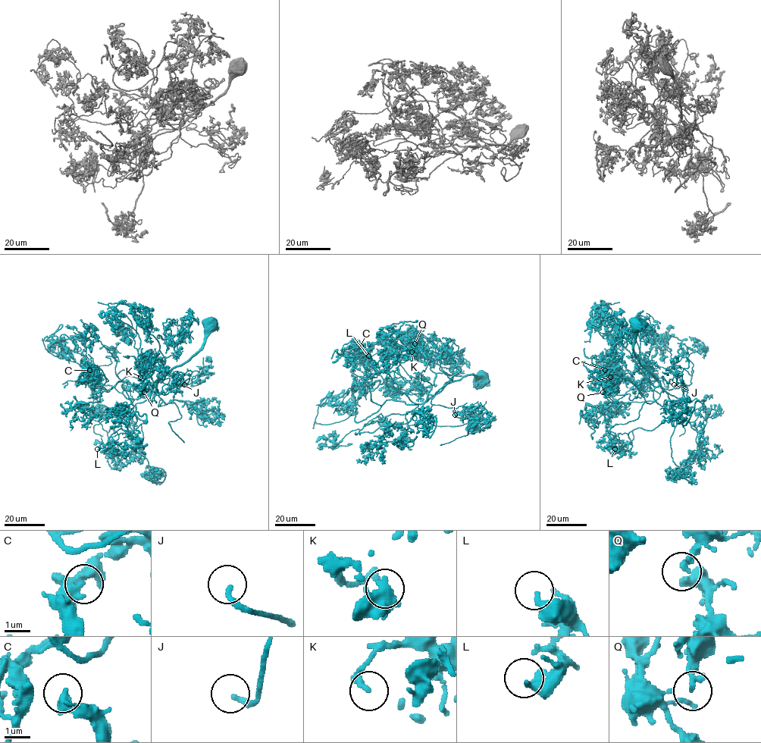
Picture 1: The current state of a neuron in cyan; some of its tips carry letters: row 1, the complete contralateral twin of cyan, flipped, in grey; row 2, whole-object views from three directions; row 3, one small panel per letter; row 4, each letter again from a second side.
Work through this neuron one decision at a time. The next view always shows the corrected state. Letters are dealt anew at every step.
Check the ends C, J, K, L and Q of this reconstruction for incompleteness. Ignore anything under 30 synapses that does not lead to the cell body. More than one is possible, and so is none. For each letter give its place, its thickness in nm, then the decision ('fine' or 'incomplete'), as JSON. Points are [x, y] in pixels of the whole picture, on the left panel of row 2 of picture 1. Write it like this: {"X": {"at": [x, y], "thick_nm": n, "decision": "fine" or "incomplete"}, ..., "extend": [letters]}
{"C": {"at": [89, 370], "thick_nm": 460, "decision": "fine"}, "J": {"at": [184, 384], "thick_nm": 200, "decision": "fine"}, "K": {"at": [140, 377], "thick_nm": 240, "decision": "fine"}, "L": {"at": [97, 449], "thick_nm": 320, "decision": "fine"}, "Q": {"at": [144, 392], "thick_nm": 260, "decision": "fine"}, "extend": []}

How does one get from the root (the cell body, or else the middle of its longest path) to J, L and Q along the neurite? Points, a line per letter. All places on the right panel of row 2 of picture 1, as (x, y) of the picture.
J: (640, 325), (634, 353), (663, 389), (683, 399), (682, 380), (684, 384), (680, 371), (677, 371), (674, 384)
L: (640, 325), (633, 352), (668, 394), (671, 417), (652, 431), (634, 429), (634, 438), (615, 449)
Q: (640, 325), (633, 352), (659, 384), (644, 377), (631, 399), (629, 393), (616, 394), (609, 384), (602, 392)

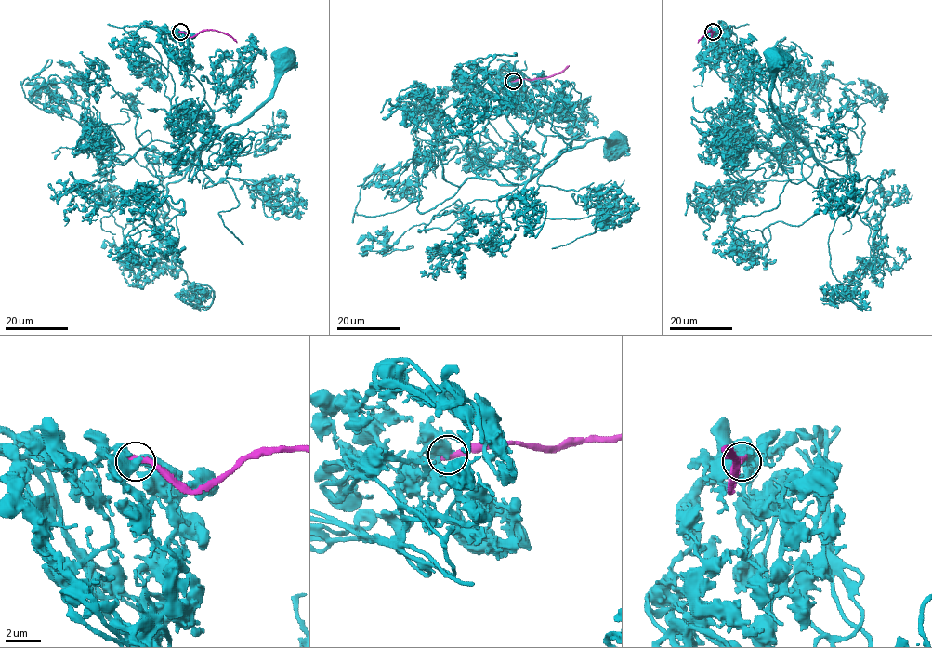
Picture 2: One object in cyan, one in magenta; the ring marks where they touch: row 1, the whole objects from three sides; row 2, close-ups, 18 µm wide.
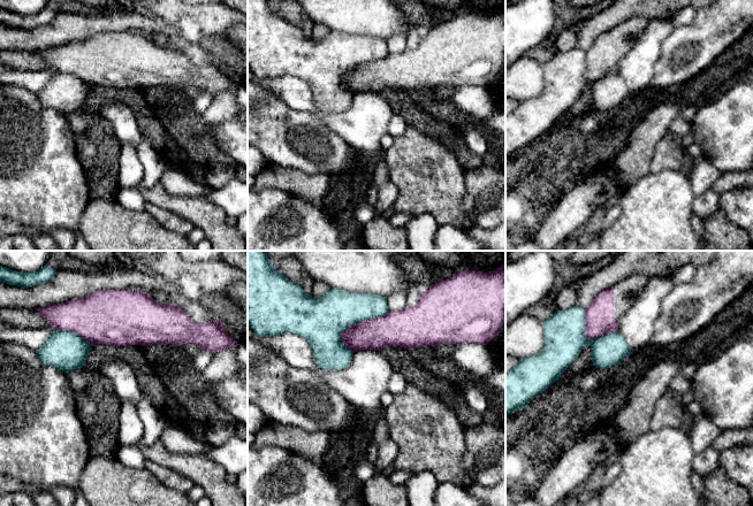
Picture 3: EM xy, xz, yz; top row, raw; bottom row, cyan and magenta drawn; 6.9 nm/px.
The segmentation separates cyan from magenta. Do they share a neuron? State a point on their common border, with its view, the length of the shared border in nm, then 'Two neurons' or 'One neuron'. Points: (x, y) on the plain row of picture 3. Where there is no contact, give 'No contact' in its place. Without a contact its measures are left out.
Touches cyan at xz (360, 63). Shared border 400 nm. Two neurons

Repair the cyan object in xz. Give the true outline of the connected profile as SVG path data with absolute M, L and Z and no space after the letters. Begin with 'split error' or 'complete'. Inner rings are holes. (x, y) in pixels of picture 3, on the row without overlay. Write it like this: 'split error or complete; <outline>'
complete; M248 0L248 66L259 79L281 76L296 76L305 80L312 92L314 105L325 113L340 113L348 109L353 94L341 83L341 76L351 68L380 60L389 54L386 39L372 36L349 34L330 31L326 37L315 41L303 33L302 29L286 21L268 0Z

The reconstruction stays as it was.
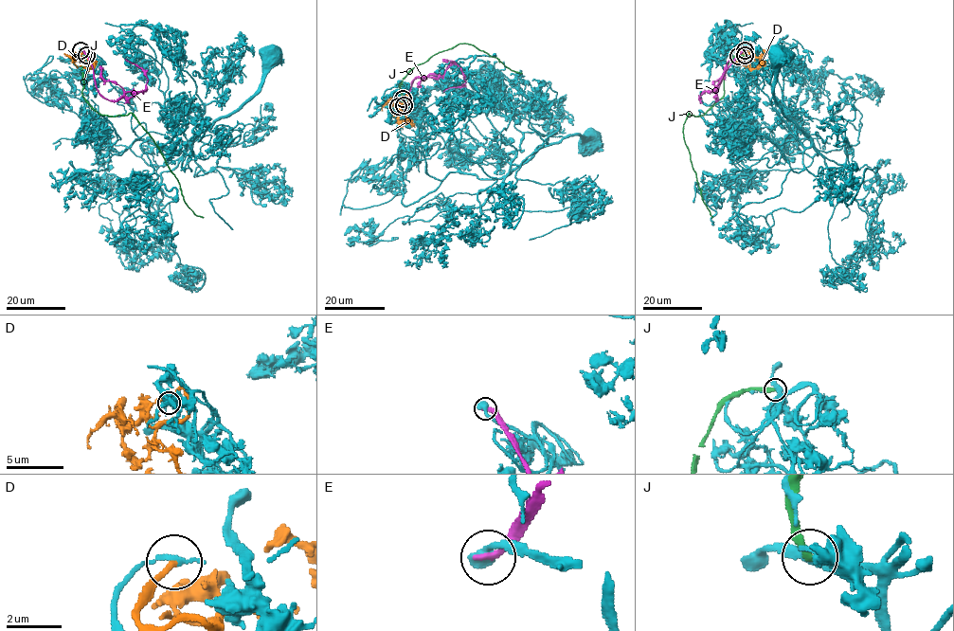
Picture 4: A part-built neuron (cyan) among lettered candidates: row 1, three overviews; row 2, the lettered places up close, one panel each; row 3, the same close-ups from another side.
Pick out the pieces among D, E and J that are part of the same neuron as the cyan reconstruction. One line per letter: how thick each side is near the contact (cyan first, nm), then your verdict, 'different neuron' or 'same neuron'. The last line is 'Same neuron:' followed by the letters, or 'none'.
D: 240/200 nm | same neuron
E: 500/280 nm | different neuron
J: 240/260 nm | different neuron
Same neuron: D

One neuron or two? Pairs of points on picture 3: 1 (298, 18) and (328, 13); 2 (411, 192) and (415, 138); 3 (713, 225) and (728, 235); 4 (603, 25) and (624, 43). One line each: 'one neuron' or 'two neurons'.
1: two neurons
2: one neuron
3: one neuron
4: two neurons

